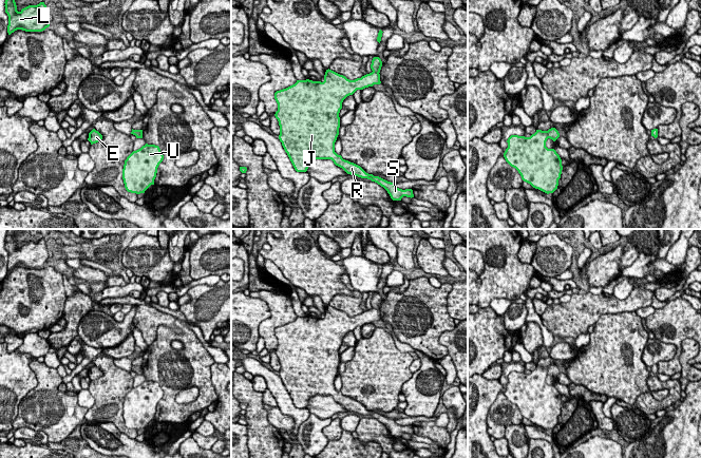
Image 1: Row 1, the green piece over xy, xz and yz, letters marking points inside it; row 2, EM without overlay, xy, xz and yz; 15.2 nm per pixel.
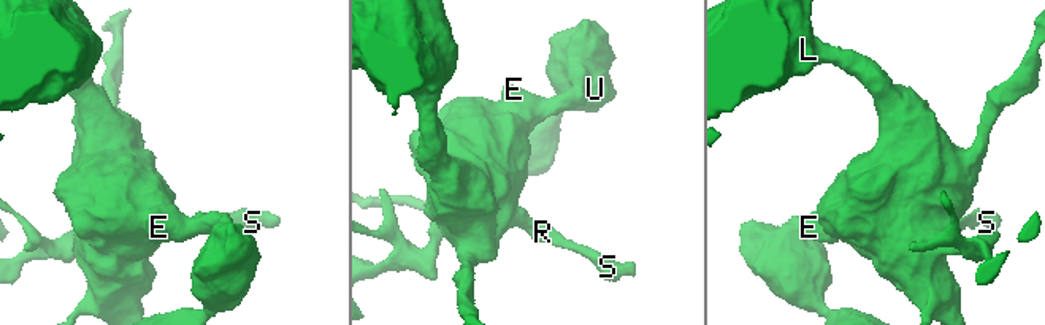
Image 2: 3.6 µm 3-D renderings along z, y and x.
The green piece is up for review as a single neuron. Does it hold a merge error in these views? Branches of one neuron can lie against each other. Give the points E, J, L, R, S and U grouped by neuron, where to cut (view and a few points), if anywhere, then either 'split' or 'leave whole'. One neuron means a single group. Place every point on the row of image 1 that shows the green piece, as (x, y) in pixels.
E J L R S / U; cut in yz along (546, 131), (548, 137); split

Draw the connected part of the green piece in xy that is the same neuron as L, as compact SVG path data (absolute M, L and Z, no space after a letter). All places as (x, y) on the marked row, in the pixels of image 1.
M5 0L5 13L8 16L7 33L11 35L17 30L25 32L42 32L50 26L48 9L44 2L29 5L17 11L15 0Z

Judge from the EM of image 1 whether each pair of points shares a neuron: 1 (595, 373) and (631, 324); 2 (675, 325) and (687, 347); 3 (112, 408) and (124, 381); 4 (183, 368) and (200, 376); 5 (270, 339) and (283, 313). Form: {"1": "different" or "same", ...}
{"1": "same", "2": "different", "3": "same", "4": "same", "5": "same"}

